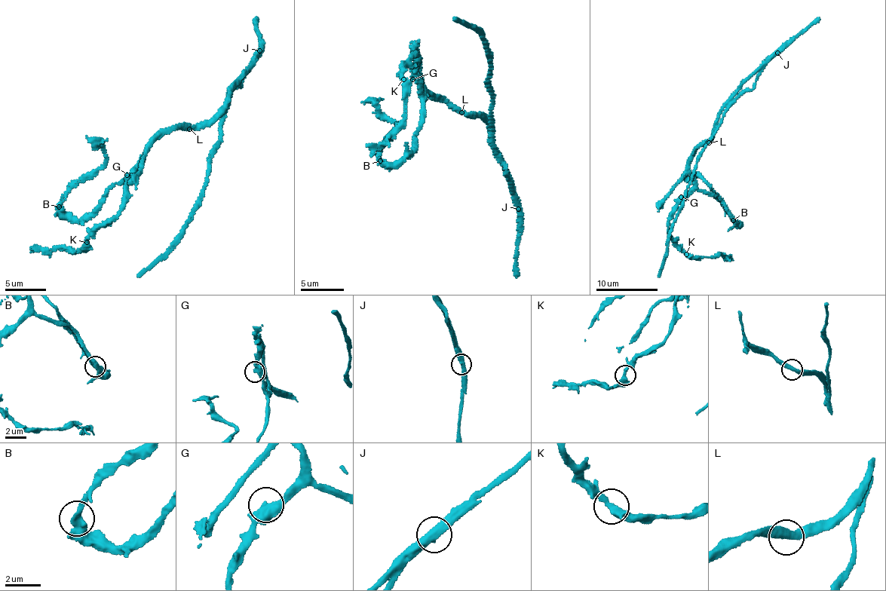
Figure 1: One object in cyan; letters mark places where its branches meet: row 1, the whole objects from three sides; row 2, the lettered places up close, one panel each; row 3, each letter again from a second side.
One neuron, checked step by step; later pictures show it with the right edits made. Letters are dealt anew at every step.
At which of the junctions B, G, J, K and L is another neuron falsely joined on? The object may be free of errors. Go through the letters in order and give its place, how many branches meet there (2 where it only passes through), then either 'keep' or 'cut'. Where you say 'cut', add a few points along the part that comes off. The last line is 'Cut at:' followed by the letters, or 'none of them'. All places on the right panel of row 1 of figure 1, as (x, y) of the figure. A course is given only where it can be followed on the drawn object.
B: (733, 220) | 2 | keep
G: (681, 197) | 2 | keep
J: (777, 53) | 2 | cut | (777, 53), (767, 63), (753, 87), (728, 108), (700, 155), (685, 192), (684, 205), (676, 215), (660, 277)
K: (686, 254) | 2 | keep
L: (709, 142) | 2 | keep
Cut at: J

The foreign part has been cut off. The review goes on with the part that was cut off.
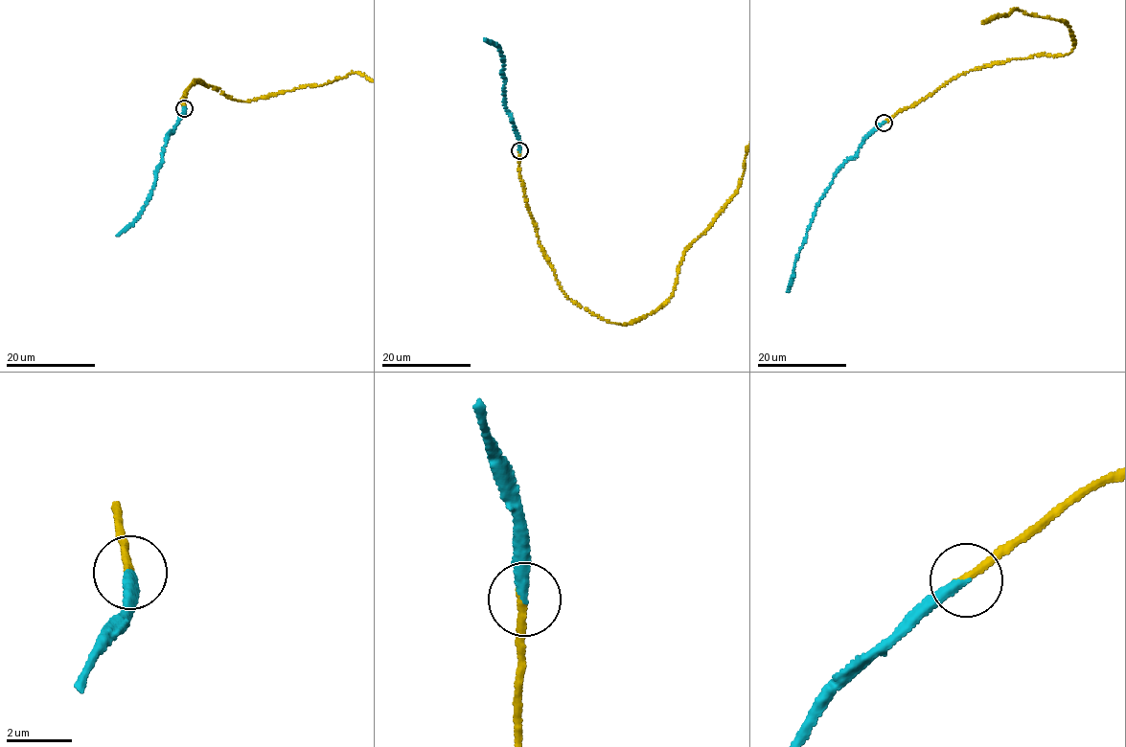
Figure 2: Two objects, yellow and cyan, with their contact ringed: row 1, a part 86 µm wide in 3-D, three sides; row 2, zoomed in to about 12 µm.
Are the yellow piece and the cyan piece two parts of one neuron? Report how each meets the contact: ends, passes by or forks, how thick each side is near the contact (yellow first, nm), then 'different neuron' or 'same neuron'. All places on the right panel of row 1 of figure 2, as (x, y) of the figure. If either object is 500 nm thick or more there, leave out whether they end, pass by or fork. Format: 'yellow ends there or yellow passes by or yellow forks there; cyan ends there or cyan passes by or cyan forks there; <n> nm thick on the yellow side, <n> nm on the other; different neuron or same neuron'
yellow ends there; cyan ends there; 240 nm thick on the yellow side, 320 nm on the other; same neuron

